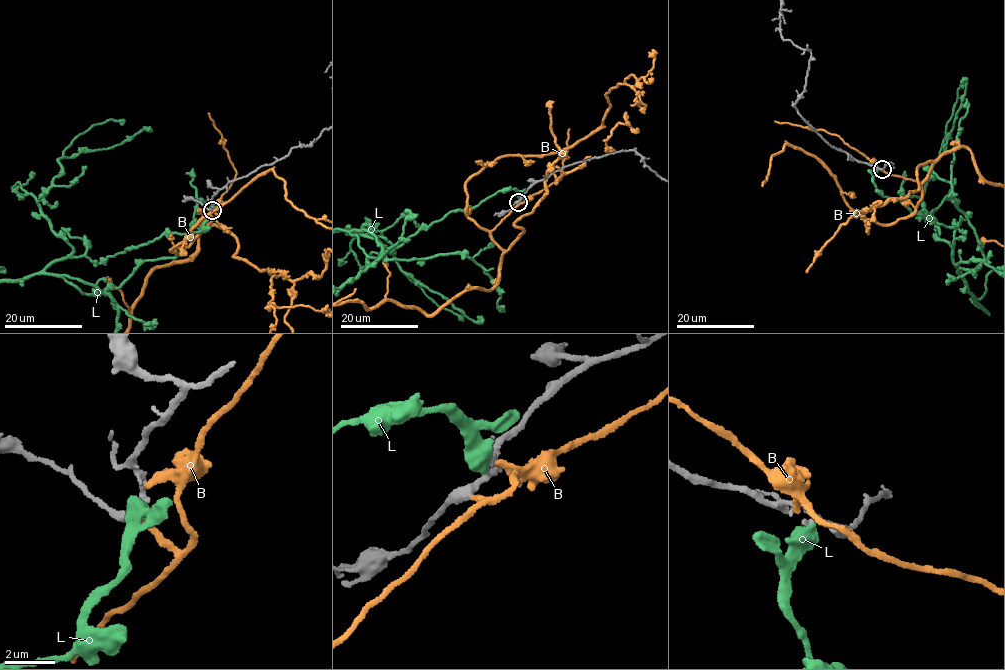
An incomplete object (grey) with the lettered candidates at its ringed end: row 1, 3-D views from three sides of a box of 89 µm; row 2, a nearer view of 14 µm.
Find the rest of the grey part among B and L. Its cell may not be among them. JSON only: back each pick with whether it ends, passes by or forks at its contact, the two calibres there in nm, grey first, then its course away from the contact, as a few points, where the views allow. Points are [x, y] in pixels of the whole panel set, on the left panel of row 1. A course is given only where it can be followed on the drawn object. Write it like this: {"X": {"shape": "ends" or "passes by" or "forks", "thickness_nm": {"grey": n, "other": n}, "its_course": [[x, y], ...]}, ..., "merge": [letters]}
{"B": {"shape": "ends", "thickness_nm": {"grey": 360, "other": 200}}, "merge": ["B"]}

